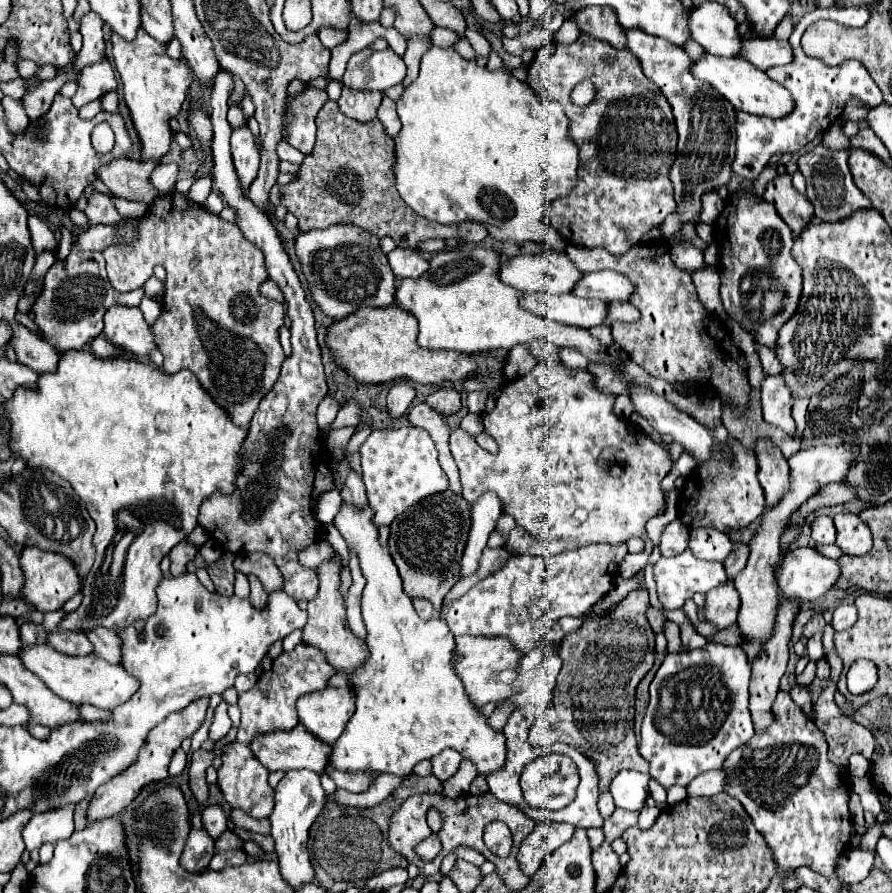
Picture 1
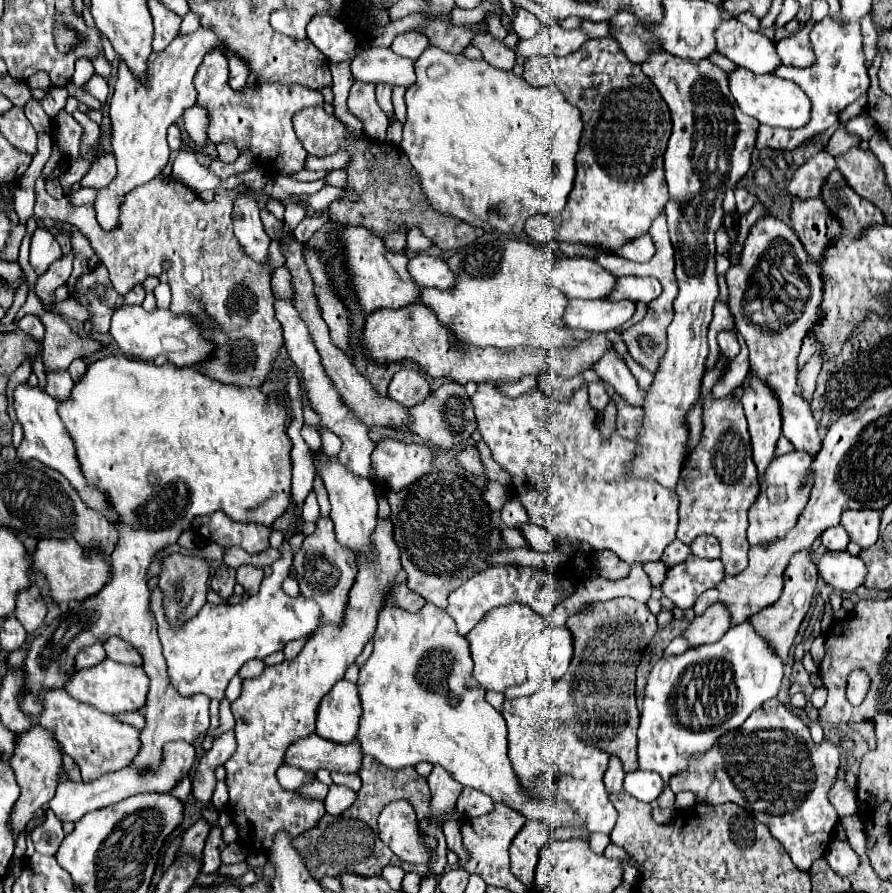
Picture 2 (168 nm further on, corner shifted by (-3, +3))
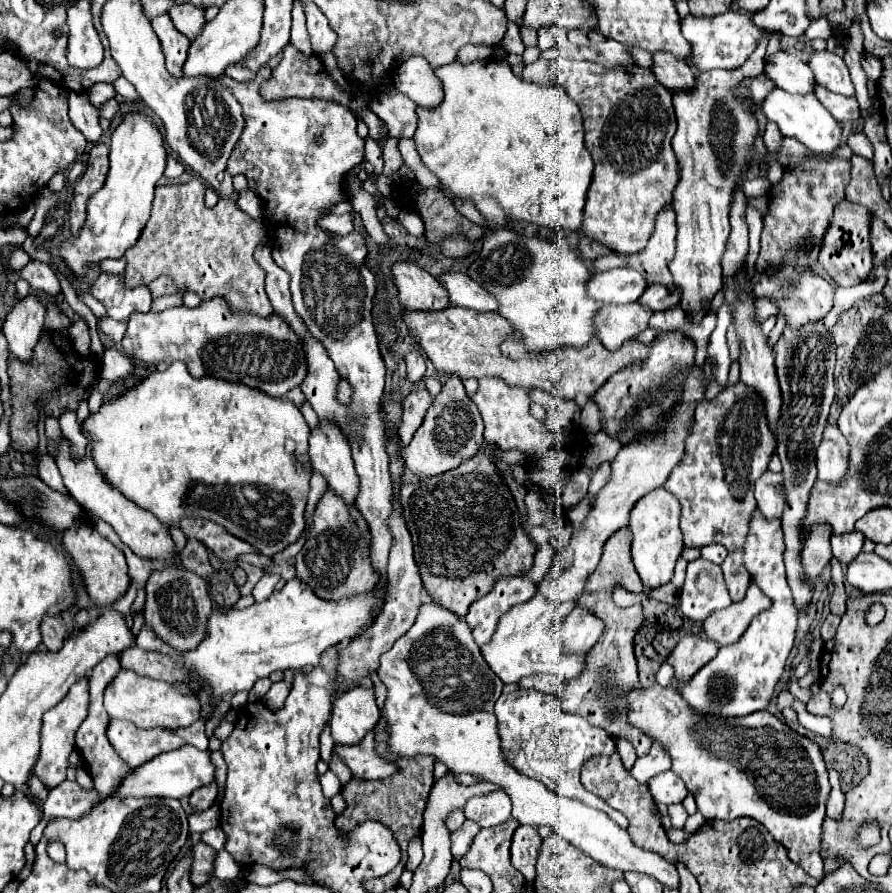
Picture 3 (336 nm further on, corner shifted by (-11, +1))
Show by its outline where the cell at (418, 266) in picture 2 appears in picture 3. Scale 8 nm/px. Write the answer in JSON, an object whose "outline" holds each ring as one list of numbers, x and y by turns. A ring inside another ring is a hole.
{"outline":[[445,271,439,275,439,281,447,289,449,301,459,305,459,307,475,309,481,313,493,313,497,309,495,299,479,283,475,283,471,277,467,277,465,273]]}

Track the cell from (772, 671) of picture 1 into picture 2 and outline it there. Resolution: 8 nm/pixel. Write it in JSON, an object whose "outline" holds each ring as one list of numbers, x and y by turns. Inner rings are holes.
{"outline":[[807,549,795,553,791,557,791,563,787,565,787,571,785,571,785,587,783,587,783,593,781,593,781,599,765,609,761,609,755,617,751,617,751,625,755,627,755,631,765,637,773,649,781,655,781,659,787,659,787,653,793,645,793,639,799,631,799,625,803,621,803,617,807,615,809,611,809,605,811,605,811,595,815,591,815,585,817,585,817,569,815,569,815,563,809,555]]}

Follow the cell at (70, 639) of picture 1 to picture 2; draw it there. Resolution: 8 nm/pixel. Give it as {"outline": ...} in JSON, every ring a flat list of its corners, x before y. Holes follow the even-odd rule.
{"outline":[[91,645,87,649,83,649,79,655,77,655,77,667,79,669,87,669,87,667,95,667,99,665,101,661,105,659,105,649,103,645]]}

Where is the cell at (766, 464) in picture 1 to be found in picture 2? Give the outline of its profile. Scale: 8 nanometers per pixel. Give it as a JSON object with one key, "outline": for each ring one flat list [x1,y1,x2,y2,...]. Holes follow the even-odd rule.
{"outline":[[747,375,743,381,743,397,741,403,745,407,751,443,753,443,753,461,757,465,759,475,765,473,769,463,773,461,775,443,781,437,781,411,779,399,767,383,763,383,755,375]]}

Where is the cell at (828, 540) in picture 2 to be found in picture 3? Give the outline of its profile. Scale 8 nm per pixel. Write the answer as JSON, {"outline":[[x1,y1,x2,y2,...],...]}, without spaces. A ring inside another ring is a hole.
{"outline":[[851,531,851,533,843,533,843,535,833,535,831,537,831,549,833,549,833,557,839,559,841,563,853,561,857,557,857,553,861,551,865,537,859,531]]}

